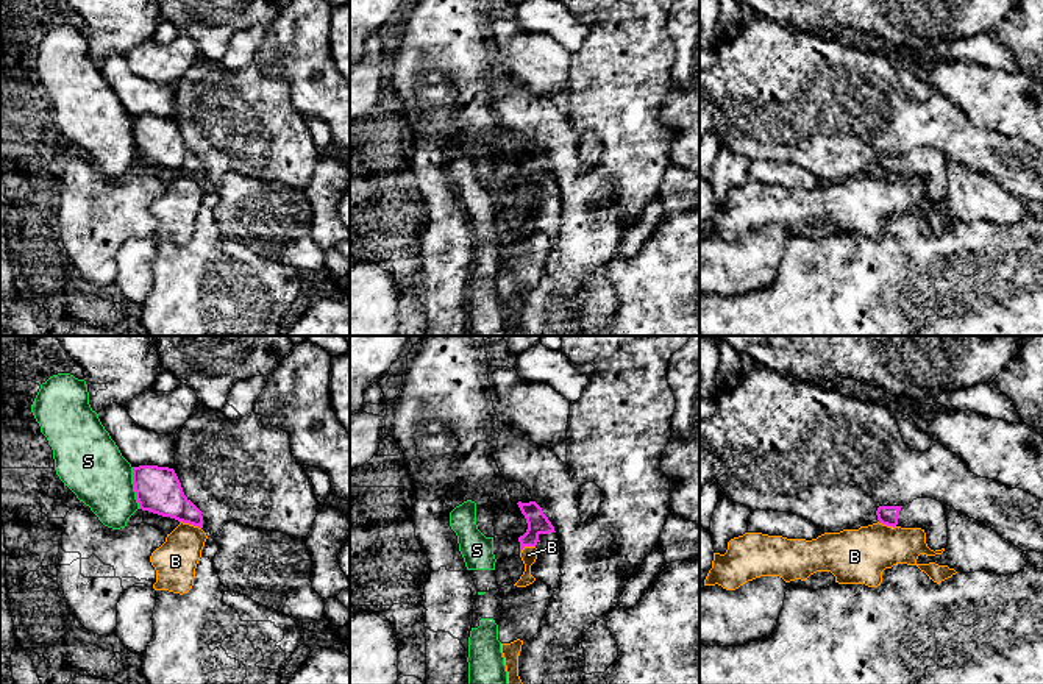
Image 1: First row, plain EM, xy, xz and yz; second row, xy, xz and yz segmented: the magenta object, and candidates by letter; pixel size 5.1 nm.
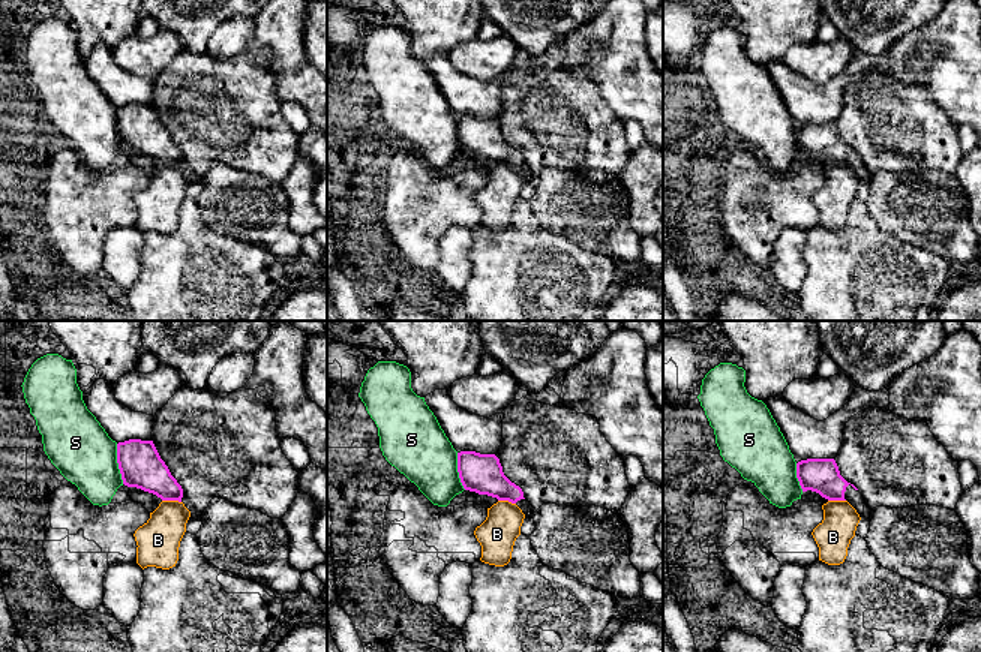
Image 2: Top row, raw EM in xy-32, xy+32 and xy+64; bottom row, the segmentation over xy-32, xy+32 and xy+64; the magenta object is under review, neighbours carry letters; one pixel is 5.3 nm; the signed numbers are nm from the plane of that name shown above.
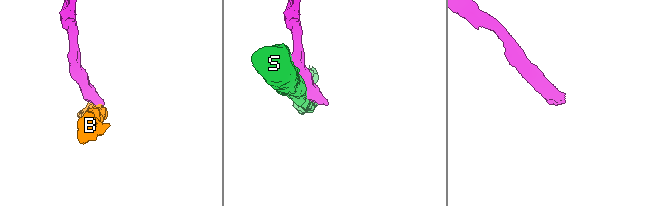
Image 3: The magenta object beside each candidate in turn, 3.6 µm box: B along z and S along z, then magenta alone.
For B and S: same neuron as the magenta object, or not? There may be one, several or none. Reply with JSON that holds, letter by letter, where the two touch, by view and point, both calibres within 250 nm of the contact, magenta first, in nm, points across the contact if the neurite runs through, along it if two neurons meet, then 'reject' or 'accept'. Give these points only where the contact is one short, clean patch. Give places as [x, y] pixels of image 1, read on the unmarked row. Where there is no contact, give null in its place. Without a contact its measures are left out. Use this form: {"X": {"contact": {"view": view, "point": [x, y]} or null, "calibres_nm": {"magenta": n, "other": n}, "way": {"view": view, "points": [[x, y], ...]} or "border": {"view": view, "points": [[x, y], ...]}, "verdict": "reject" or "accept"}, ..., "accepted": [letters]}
{"B": {"contact": {"view": "xy", "point": [191, 174]}, "calibres_nm": {"magenta": 240, "other": 220}, "border": {"view": "xy", "points": [[180, 172], [200, 178]]}, "verdict": "reject"}, "S": {"contact": {"view": "xy", "point": [135, 138]}, "calibres_nm": {"magenta": 240, "other": 320}, "verdict": "reject"}, "accepted": []}

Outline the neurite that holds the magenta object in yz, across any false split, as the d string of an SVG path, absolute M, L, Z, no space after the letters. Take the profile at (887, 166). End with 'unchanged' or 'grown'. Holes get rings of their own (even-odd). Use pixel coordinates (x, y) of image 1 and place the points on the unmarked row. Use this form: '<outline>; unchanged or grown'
M917 148L906 156L879 156L876 166L879 173L887 176L921 178L927 197L934 201L948 195L948 169L937 150Z; grown

